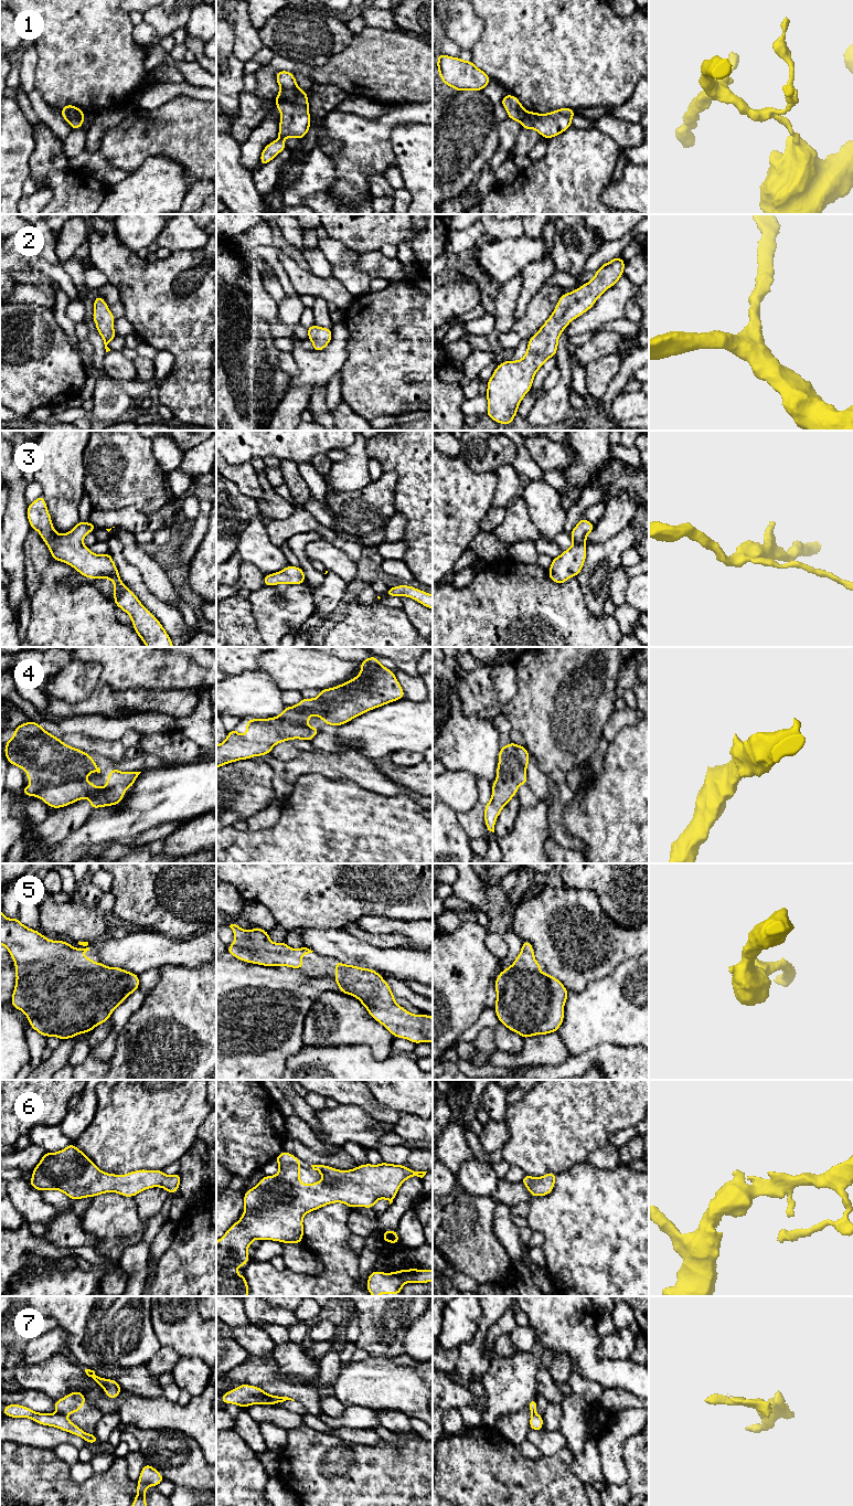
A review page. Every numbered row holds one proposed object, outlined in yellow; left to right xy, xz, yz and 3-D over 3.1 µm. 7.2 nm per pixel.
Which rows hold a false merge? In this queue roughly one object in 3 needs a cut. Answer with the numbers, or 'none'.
1, 7

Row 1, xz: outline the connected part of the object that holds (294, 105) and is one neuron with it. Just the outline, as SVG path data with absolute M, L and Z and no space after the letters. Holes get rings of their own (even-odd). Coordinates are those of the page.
M299 87L280 91L274 100L281 115L278 129L279 138L263 149L260 166L267 165L286 149L285 138L296 137L301 140L308 134L311 124L306 91Z

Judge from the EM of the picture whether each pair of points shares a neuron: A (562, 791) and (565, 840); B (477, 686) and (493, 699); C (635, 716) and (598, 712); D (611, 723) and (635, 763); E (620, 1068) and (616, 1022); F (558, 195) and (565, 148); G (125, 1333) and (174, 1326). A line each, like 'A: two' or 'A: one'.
A: one
B: one
C: two
D: two
E: two
F: one
G: two

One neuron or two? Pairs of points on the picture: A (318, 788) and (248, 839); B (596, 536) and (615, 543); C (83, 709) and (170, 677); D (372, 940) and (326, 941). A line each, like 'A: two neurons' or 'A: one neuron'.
A: one neuron
B: two neurons
C: two neurons
D: two neurons

